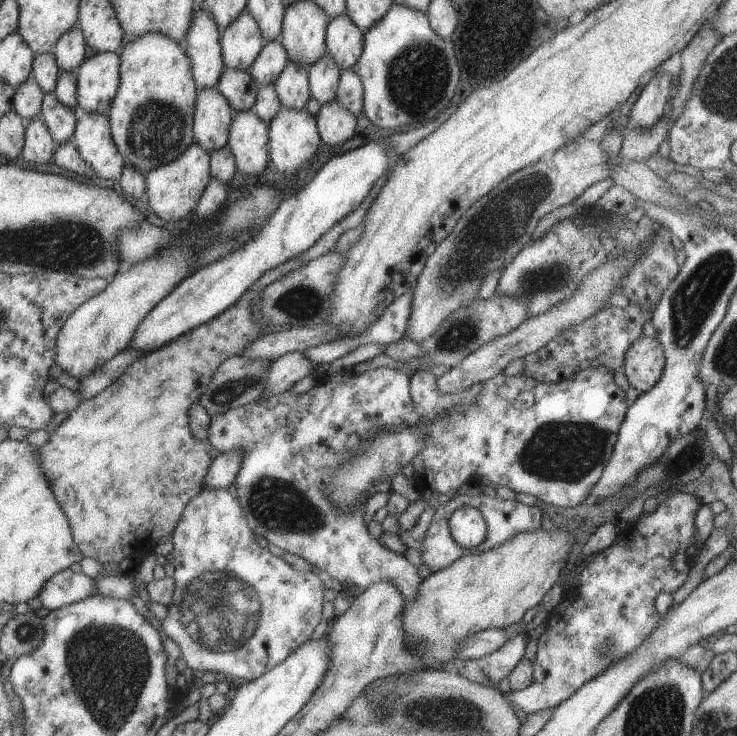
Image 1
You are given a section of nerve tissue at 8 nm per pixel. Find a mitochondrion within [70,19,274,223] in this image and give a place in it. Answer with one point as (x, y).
(156, 131)

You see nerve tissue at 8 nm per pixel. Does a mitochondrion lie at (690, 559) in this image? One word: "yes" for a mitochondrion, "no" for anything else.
no

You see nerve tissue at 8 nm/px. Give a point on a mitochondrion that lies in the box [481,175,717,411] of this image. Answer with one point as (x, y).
(543, 281)

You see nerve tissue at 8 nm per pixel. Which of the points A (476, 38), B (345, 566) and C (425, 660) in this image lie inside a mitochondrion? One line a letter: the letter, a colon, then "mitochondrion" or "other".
A: other
B: other
C: other

